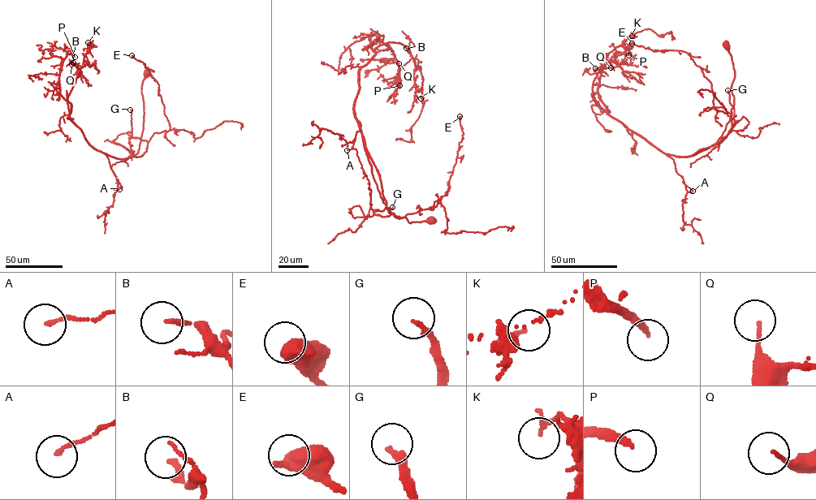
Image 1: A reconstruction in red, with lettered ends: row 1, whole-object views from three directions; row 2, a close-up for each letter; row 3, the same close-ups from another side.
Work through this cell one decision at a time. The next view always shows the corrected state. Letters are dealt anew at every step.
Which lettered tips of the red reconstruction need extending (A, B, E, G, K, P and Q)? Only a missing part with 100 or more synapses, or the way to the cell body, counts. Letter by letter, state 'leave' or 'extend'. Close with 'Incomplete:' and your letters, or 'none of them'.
A: leave
B: leave
E: leave
G: extend
K: leave
P: extend
Q: leave
Incomplete: G, P

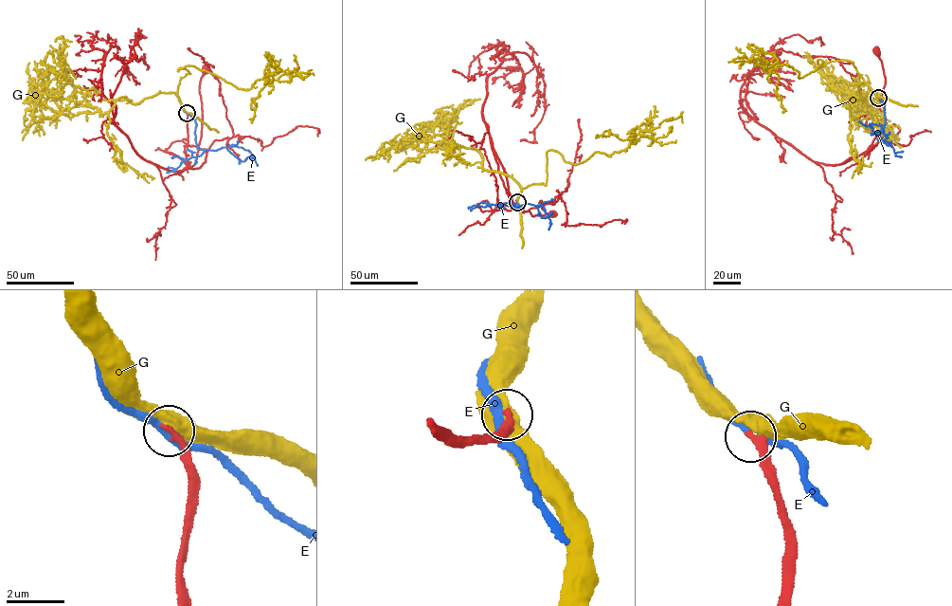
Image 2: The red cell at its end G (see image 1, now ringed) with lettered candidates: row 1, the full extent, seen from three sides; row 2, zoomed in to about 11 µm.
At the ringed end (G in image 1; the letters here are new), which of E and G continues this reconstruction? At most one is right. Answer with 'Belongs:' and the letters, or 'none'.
Belongs: none

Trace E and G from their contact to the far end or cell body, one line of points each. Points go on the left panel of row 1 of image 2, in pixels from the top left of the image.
E: (187, 113), (194, 119), (198, 148), (215, 150), (233, 144), (248, 151), (257, 165)
G: (187, 113), (177, 94), (189, 73), (180, 67), (193, 66), (246, 89), (279, 71), (312, 69)

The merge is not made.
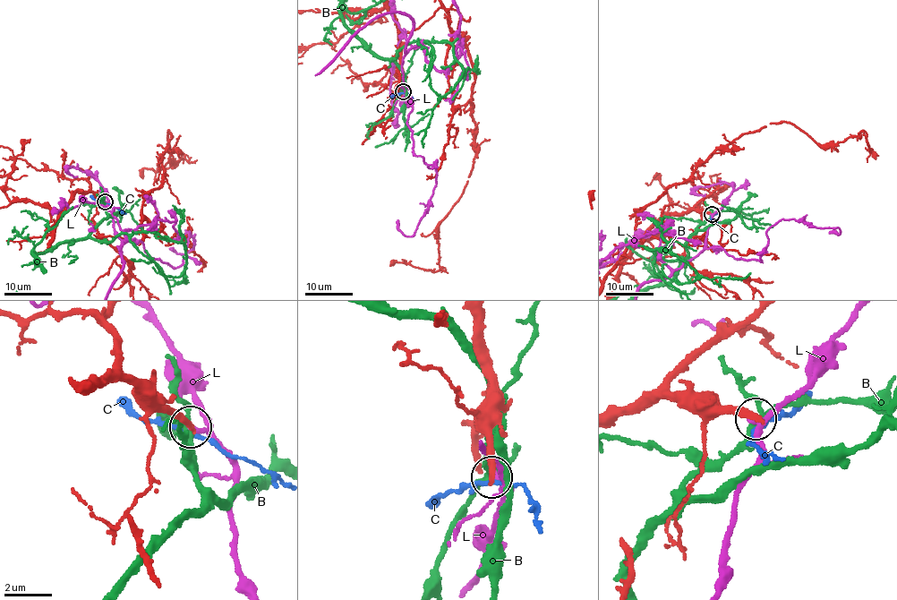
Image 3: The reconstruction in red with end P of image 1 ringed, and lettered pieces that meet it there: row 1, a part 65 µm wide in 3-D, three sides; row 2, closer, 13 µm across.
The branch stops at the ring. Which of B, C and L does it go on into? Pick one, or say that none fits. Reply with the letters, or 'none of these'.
none of these

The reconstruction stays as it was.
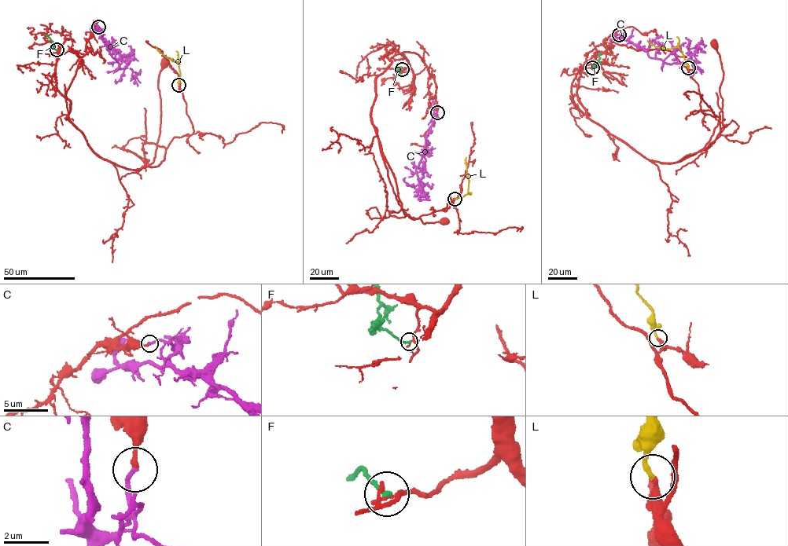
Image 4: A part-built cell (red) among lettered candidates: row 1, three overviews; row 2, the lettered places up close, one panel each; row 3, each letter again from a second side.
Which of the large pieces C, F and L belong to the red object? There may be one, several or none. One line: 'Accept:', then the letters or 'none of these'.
Accept: L

